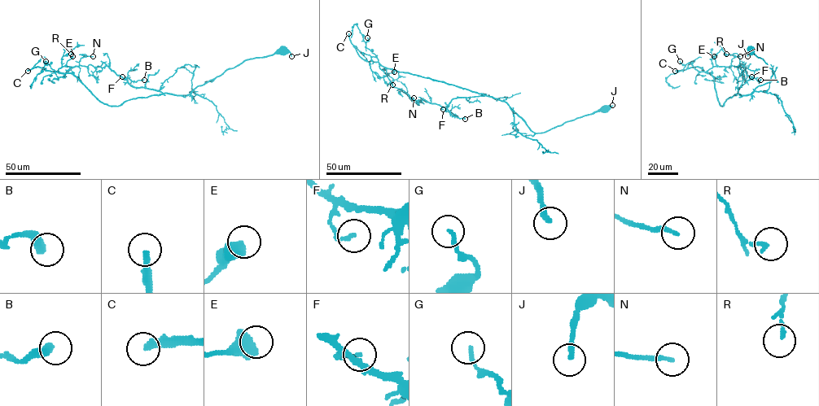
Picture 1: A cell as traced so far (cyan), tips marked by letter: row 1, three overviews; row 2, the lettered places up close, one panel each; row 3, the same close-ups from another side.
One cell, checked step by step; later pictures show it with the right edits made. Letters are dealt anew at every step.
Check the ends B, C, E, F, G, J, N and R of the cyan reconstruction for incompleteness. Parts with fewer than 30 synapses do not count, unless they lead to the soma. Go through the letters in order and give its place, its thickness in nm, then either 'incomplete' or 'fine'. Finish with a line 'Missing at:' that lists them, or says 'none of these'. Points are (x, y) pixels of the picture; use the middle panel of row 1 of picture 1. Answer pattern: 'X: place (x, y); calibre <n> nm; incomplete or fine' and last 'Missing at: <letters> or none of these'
B: place (465, 119); calibre 420 nm; fine
C: place (348, 33); calibre 280 nm; incomplete
E: place (394, 72); calibre 650 nm; fine
F: place (443, 109); calibre 130 nm; fine
G: place (367, 37); calibre 170 nm; fine
J: place (612, 105); calibre 240 nm; fine
N: place (413, 98); calibre 200 nm; incomplete
R: place (392, 85); calibre 170 nm; fine
Missing at: C, N

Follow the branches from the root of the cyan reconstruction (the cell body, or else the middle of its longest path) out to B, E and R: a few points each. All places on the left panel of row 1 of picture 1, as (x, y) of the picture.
B: (283, 50), (243, 60), (198, 85), (186, 95), (133, 87), (126, 78), (135, 81), (144, 80)
E: (283, 50), (243, 60), (189, 94), (163, 93), (119, 106), (103, 103), (72, 74), (59, 71), (72, 56)
R: (283, 50), (243, 60), (189, 94), (119, 106), (103, 103), (59, 71), (71, 54)

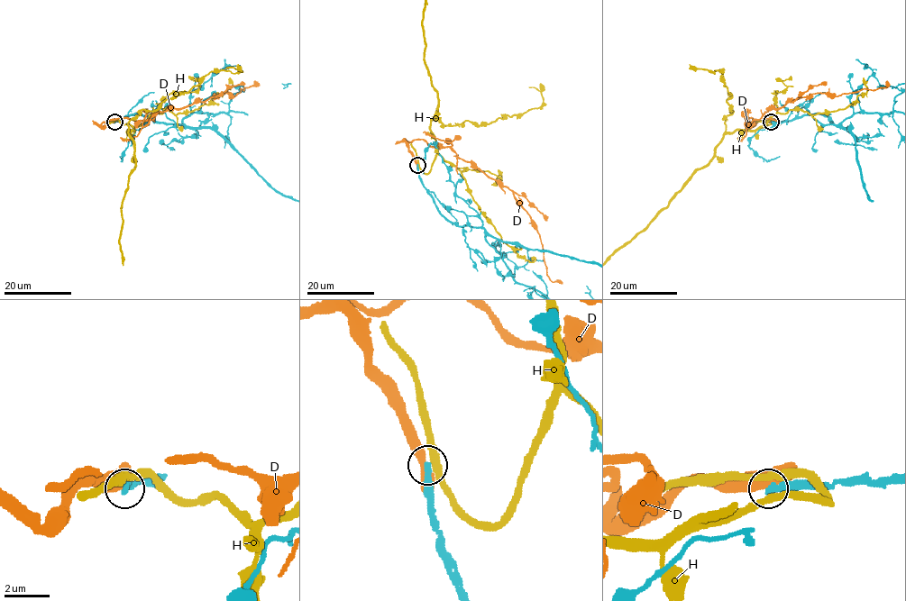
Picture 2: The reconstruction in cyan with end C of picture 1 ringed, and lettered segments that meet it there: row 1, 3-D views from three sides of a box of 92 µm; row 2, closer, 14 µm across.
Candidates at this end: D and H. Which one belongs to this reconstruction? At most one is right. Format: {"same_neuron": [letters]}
{"same_neuron": []}

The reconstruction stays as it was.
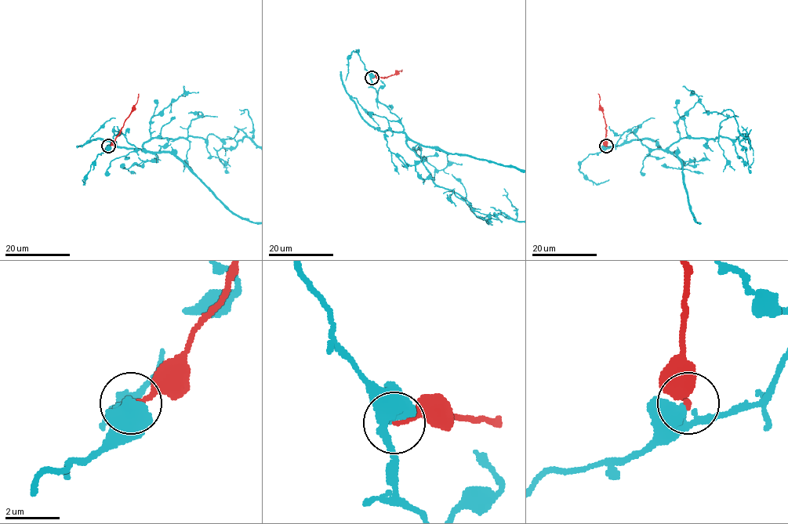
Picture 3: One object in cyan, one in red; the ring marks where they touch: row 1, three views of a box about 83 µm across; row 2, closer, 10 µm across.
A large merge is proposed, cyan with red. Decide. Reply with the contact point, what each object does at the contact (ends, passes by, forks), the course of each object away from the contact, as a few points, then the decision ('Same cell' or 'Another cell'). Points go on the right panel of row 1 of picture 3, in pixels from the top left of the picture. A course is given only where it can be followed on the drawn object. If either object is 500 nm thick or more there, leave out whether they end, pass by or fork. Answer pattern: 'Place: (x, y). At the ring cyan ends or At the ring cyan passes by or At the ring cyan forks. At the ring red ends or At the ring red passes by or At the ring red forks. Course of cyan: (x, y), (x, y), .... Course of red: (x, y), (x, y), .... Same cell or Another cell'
Place: (606, 146). At the ring cyan passes by. At the ring red ends. Course of red: (606, 146), (605, 120), (598, 94). Another cell

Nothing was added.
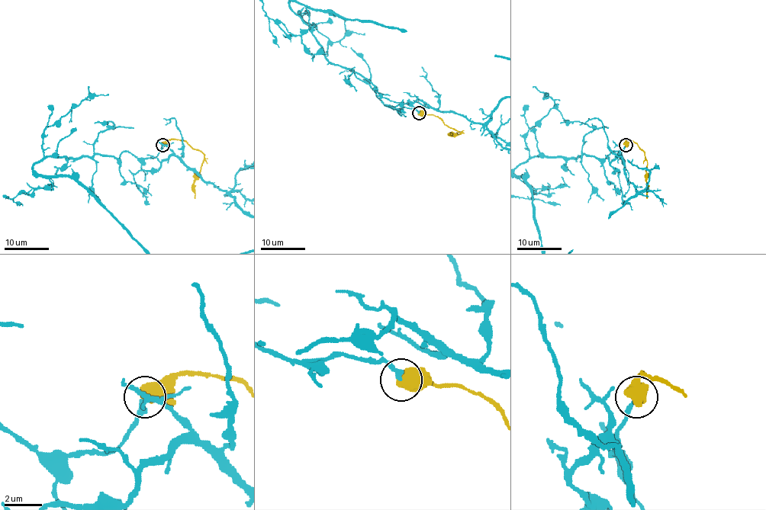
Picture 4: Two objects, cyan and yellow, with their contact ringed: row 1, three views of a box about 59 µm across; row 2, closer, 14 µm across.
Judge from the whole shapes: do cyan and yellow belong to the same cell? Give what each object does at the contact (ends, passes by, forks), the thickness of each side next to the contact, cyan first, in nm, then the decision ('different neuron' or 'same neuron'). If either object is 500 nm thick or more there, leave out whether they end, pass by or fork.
calibres 240 and 750 nm; same neuron

